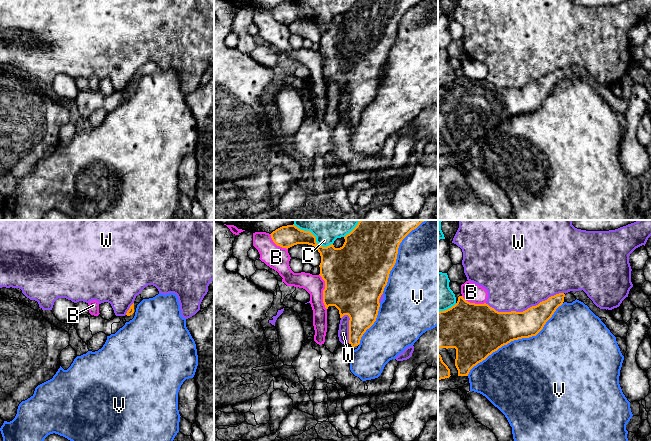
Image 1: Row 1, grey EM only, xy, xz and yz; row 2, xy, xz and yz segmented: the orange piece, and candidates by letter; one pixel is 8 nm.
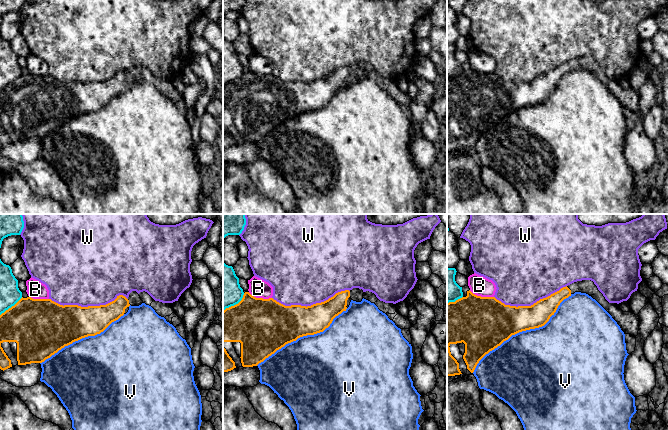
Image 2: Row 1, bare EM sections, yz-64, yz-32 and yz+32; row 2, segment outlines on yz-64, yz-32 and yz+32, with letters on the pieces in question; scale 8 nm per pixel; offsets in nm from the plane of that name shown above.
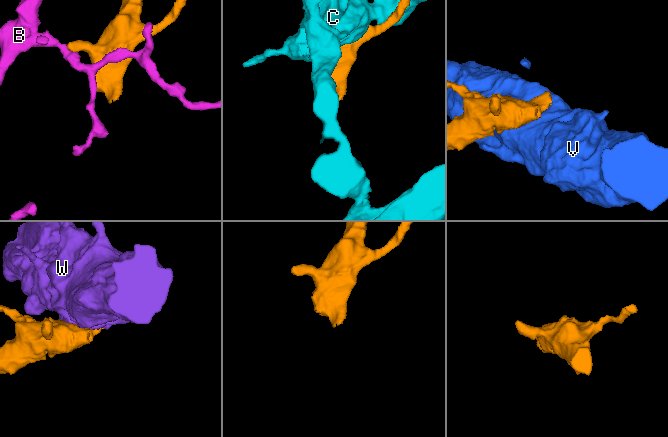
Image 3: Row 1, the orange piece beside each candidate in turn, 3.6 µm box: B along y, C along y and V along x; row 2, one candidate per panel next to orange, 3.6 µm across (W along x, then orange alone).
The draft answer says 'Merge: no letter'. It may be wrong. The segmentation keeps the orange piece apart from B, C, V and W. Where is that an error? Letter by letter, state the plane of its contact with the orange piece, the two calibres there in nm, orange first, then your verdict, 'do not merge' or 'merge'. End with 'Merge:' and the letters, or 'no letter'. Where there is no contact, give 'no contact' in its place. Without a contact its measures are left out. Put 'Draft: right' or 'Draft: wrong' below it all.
B: xz | 460/160 nm | do not merge
C: xz | 200/170 nm | do not merge
V: yz | 340/500 nm | do not merge
W: yz | 280/480 nm | do not merge
Merge: no letter
Draft: right

